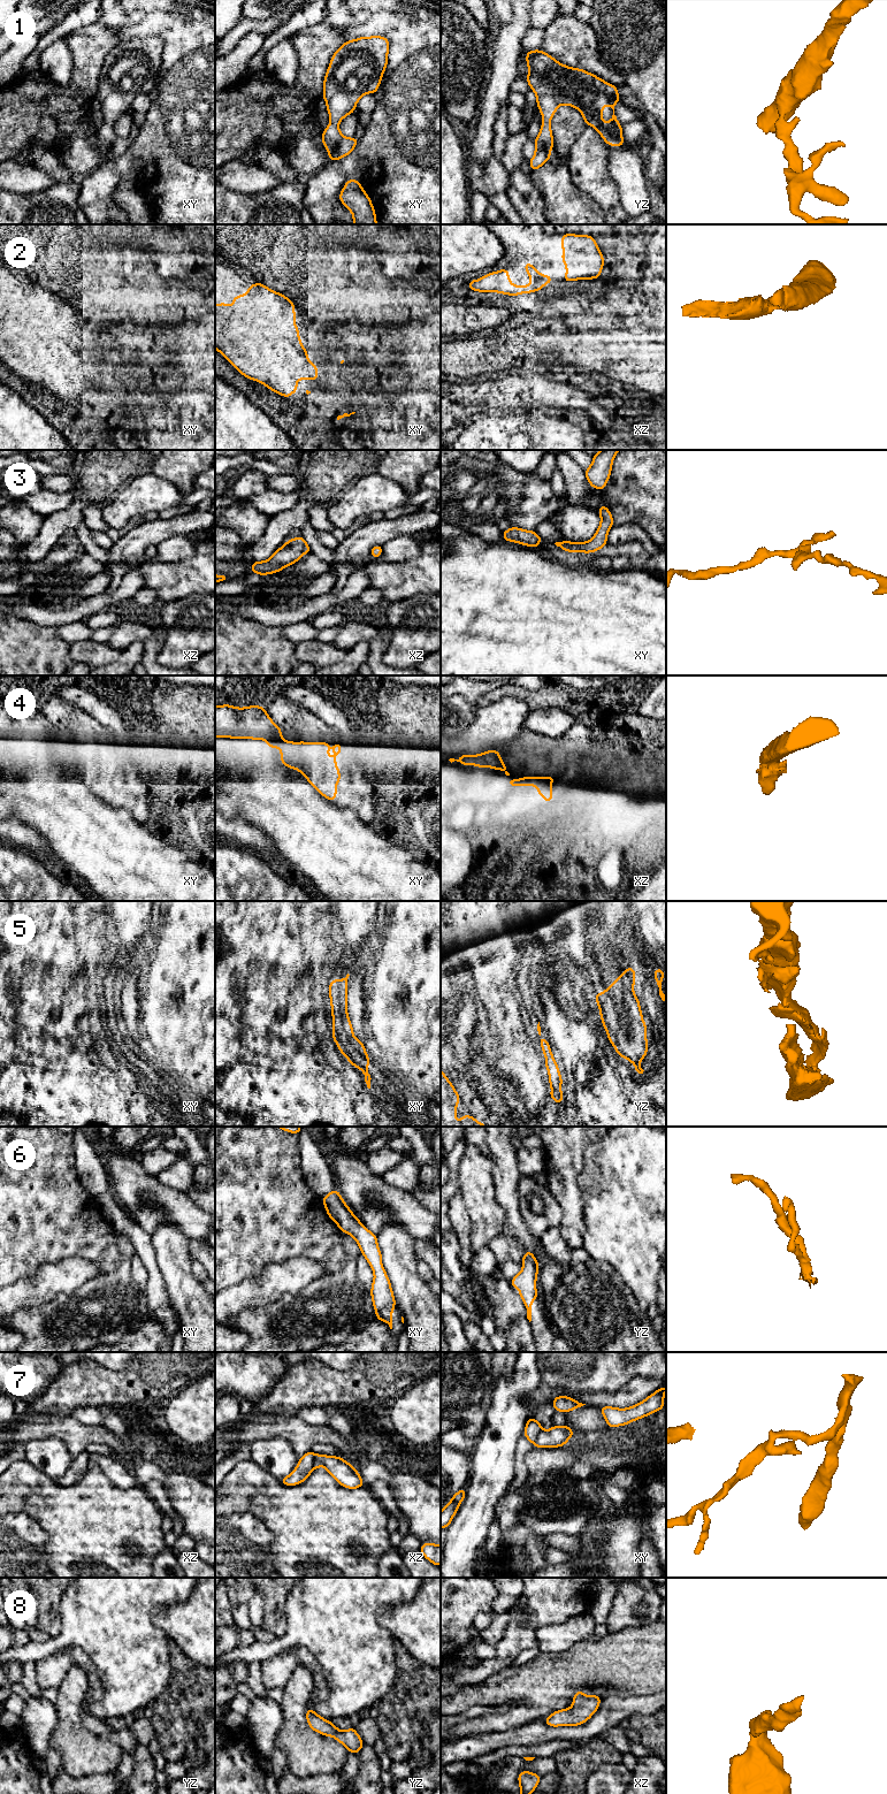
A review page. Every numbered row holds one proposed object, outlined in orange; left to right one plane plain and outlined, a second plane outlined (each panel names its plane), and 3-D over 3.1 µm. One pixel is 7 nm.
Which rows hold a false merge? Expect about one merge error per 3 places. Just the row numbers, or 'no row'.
4, 7

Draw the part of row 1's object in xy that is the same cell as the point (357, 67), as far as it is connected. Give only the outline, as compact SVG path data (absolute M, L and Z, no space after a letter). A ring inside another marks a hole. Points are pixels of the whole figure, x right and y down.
M381 36L345 41L331 56L323 81L323 96L330 116L322 144L332 162L349 155L359 139L341 133L338 123L355 112L359 99L376 93L388 64L389 39Z

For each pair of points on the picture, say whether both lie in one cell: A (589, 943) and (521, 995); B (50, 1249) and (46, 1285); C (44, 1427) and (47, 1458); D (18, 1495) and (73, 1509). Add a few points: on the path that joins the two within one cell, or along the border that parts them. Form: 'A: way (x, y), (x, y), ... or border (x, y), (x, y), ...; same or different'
A: border (543, 964), (549, 977), (537, 981), (534, 997); different
B: border (75, 1257), (44, 1264), (25, 1277); different
C: border (24, 1444), (33, 1440), (59, 1437), (69, 1451); different
D: way (32, 1494), (37, 1494), (59, 1509); same

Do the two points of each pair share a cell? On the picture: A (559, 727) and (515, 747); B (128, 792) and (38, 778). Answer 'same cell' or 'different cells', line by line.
A: different cells
B: different cells

